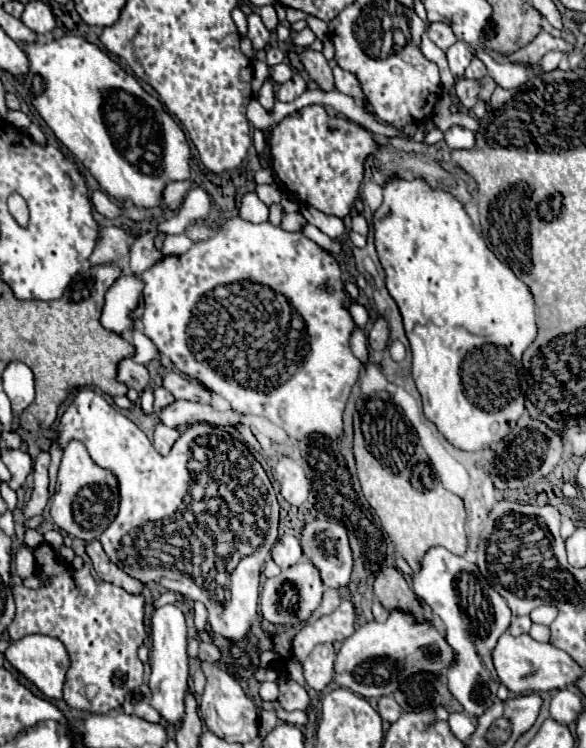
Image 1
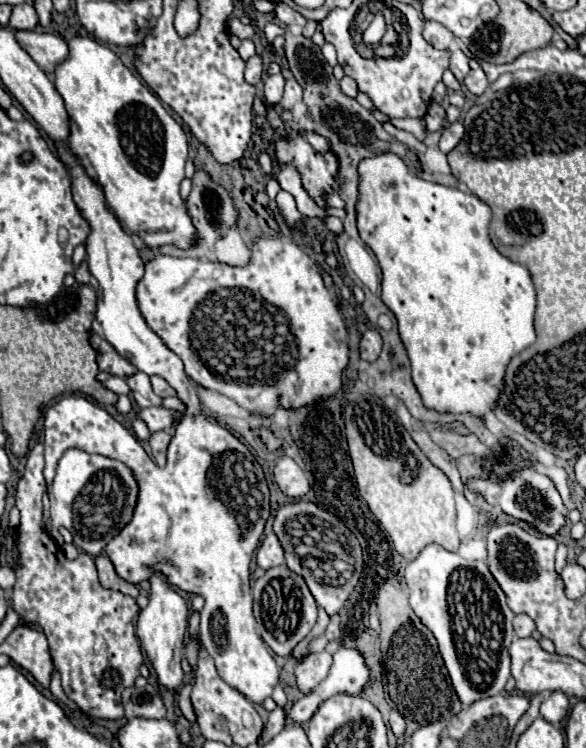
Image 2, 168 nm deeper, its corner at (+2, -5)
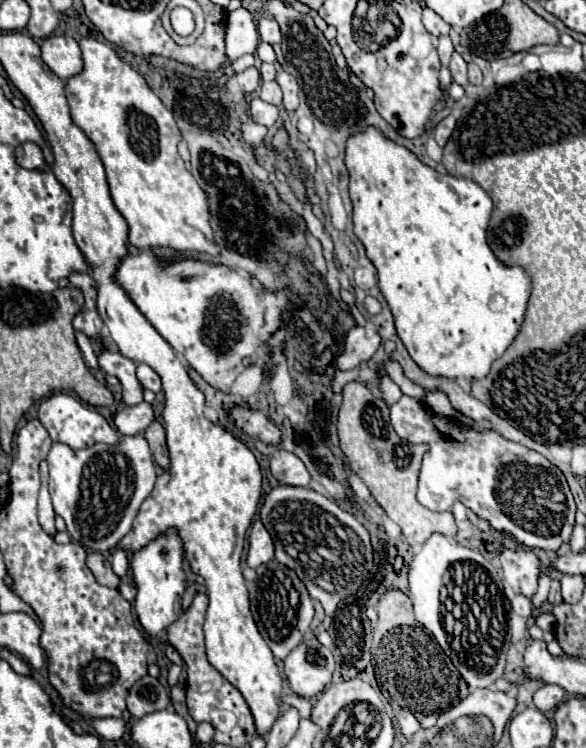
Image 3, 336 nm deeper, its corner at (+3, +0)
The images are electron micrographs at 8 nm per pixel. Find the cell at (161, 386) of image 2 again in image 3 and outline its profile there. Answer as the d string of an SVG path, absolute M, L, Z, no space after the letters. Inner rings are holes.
M141 363L137 367L137 377L139 377L139 381L141 381L141 385L145 389L151 389L153 393L159 393L161 391L161 379L159 379L159 375L149 365L143 365Z

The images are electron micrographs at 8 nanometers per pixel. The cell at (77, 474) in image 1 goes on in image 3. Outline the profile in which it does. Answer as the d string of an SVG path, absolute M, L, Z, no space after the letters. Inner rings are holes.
M143 435L121 437L117 445L97 443L79 451L63 443L53 443L47 463L53 509L65 519L69 535L89 551L115 549L119 539L131 531L139 505L151 493L157 477Z

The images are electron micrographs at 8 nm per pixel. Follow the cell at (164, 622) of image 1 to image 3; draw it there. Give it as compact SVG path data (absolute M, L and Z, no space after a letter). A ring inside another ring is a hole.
M169 529L165 535L151 541L141 551L133 553L131 557L131 569L133 579L137 581L137 599L135 599L135 611L139 617L141 627L151 635L159 637L167 633L167 627L179 619L183 613L181 597L185 593L185 573L183 573L183 543L179 535Z

